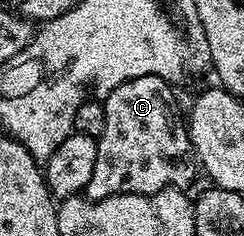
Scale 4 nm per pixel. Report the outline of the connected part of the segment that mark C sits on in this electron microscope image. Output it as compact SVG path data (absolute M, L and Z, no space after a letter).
M147 74L118 84L103 99L106 128L96 143L93 178L86 189L92 201L119 194L153 194L188 188L195 180L198 162L191 142L182 140L182 114L176 111L176 94L172 90L175 90L173 83Z

